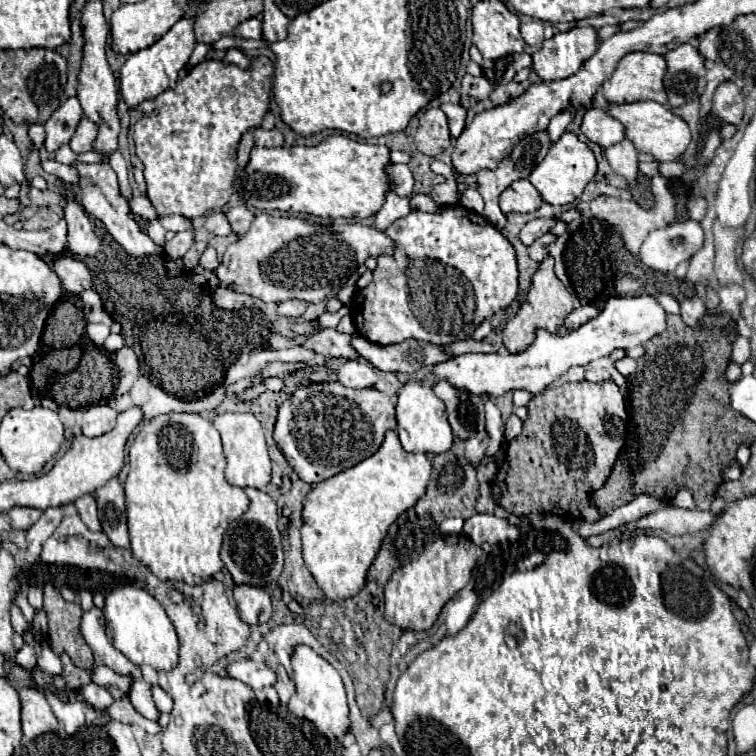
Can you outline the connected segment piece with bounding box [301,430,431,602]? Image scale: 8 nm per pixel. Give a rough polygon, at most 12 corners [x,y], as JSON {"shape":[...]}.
{"shape":[[397,432],[311,488],[303,560],[325,598],[365,586],[431,476]]}

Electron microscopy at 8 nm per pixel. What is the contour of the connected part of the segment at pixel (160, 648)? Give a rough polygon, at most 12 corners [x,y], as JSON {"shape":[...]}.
{"shape":[[145,590],[105,594],[107,638],[135,666],[173,670],[179,638]]}

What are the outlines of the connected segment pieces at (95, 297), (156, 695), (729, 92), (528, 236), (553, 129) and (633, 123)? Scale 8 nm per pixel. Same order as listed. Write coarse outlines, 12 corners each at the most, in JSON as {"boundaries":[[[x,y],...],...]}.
{"boundaries":[[[95,290],[83,292],[85,310],[97,310],[103,306]],[[159,686],[152,697],[160,713],[170,713],[173,701]],[[733,82],[713,94],[713,112],[729,124],[741,124],[743,94]],[[533,218],[525,224],[519,238],[531,246],[543,234],[547,234],[557,218]],[[559,112],[547,128],[551,142],[557,142],[573,120],[571,112]],[[653,100],[611,104],[637,150],[659,162],[683,156],[687,122]]]}

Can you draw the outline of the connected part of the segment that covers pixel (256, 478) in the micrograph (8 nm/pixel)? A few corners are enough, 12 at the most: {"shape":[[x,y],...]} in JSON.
{"shape":[[219,414],[225,478],[265,490],[271,460],[253,414]]}

